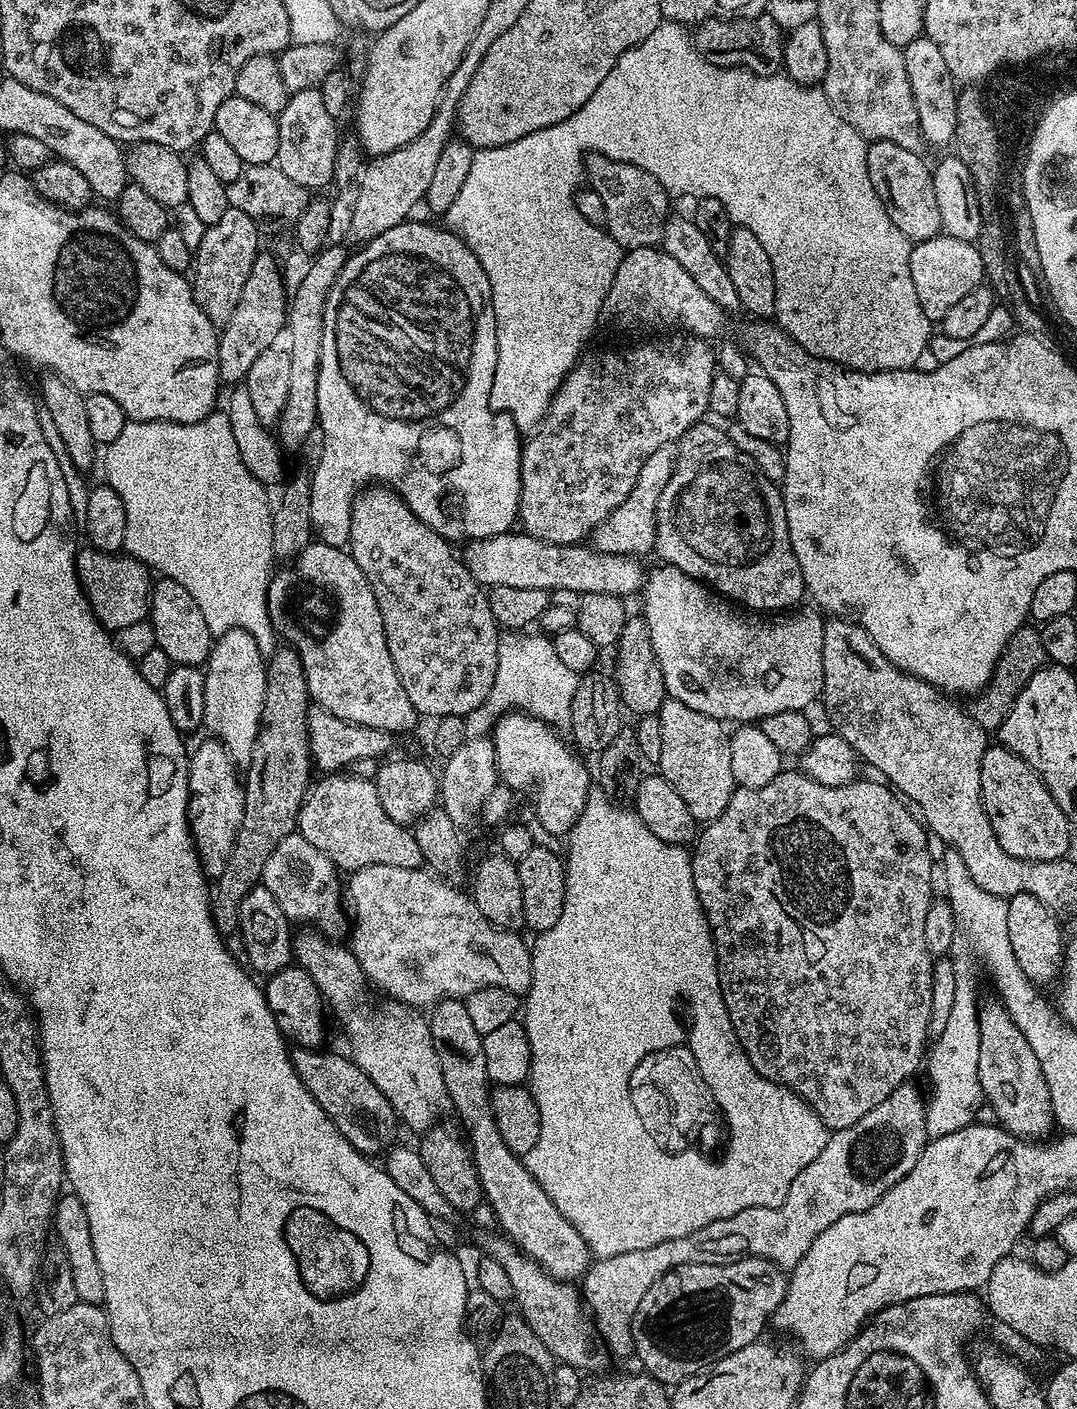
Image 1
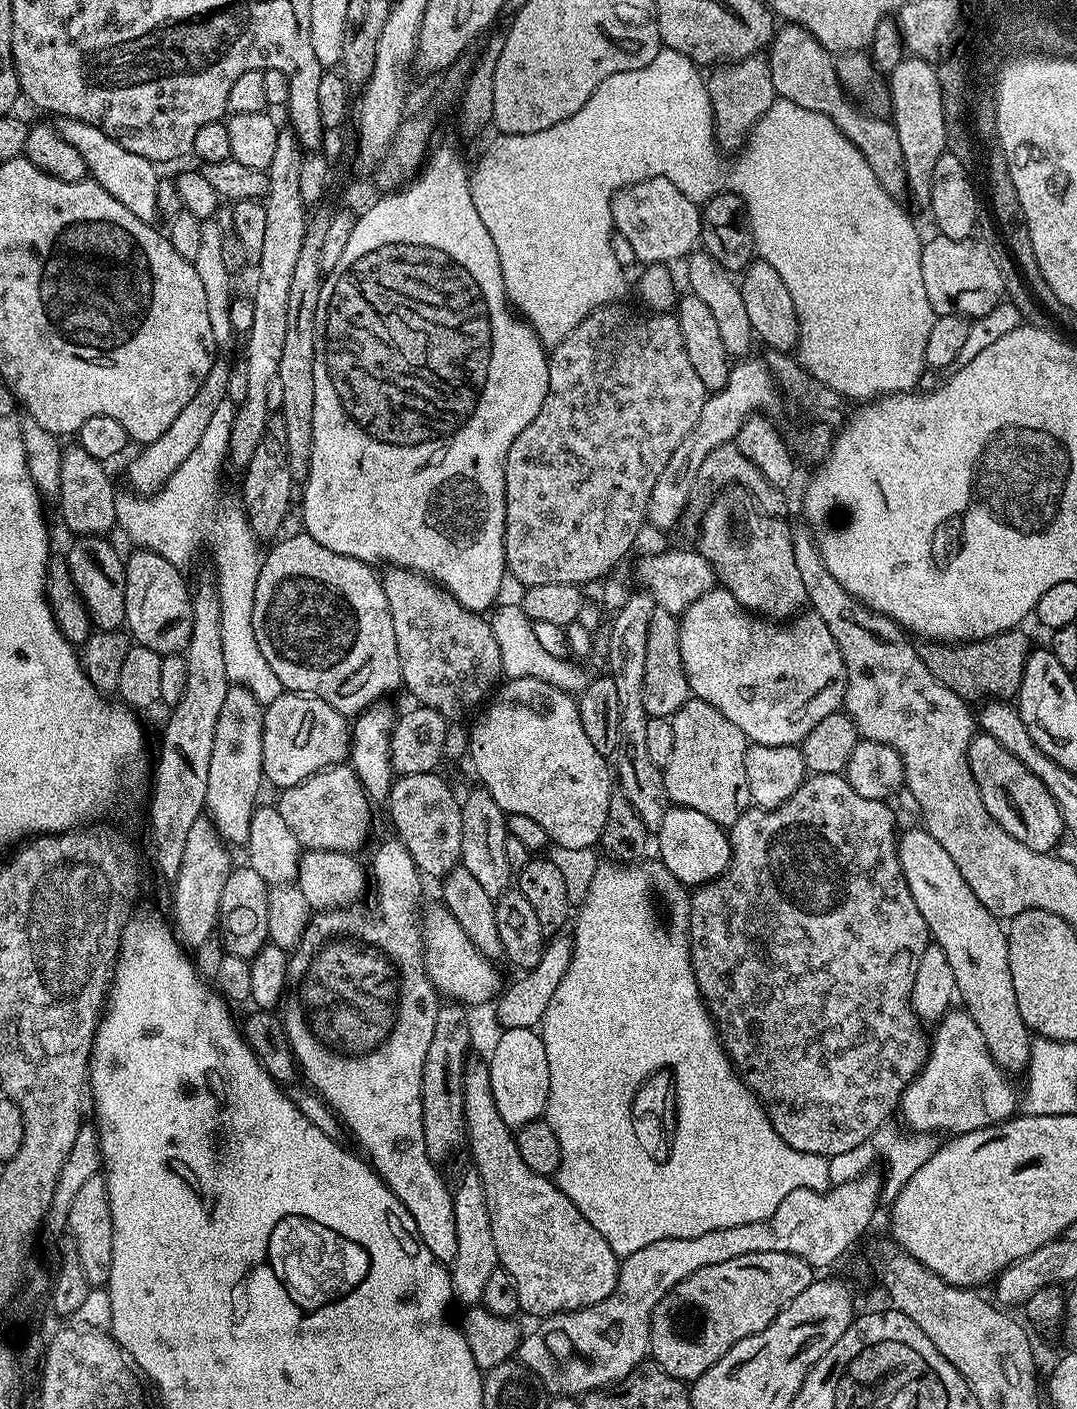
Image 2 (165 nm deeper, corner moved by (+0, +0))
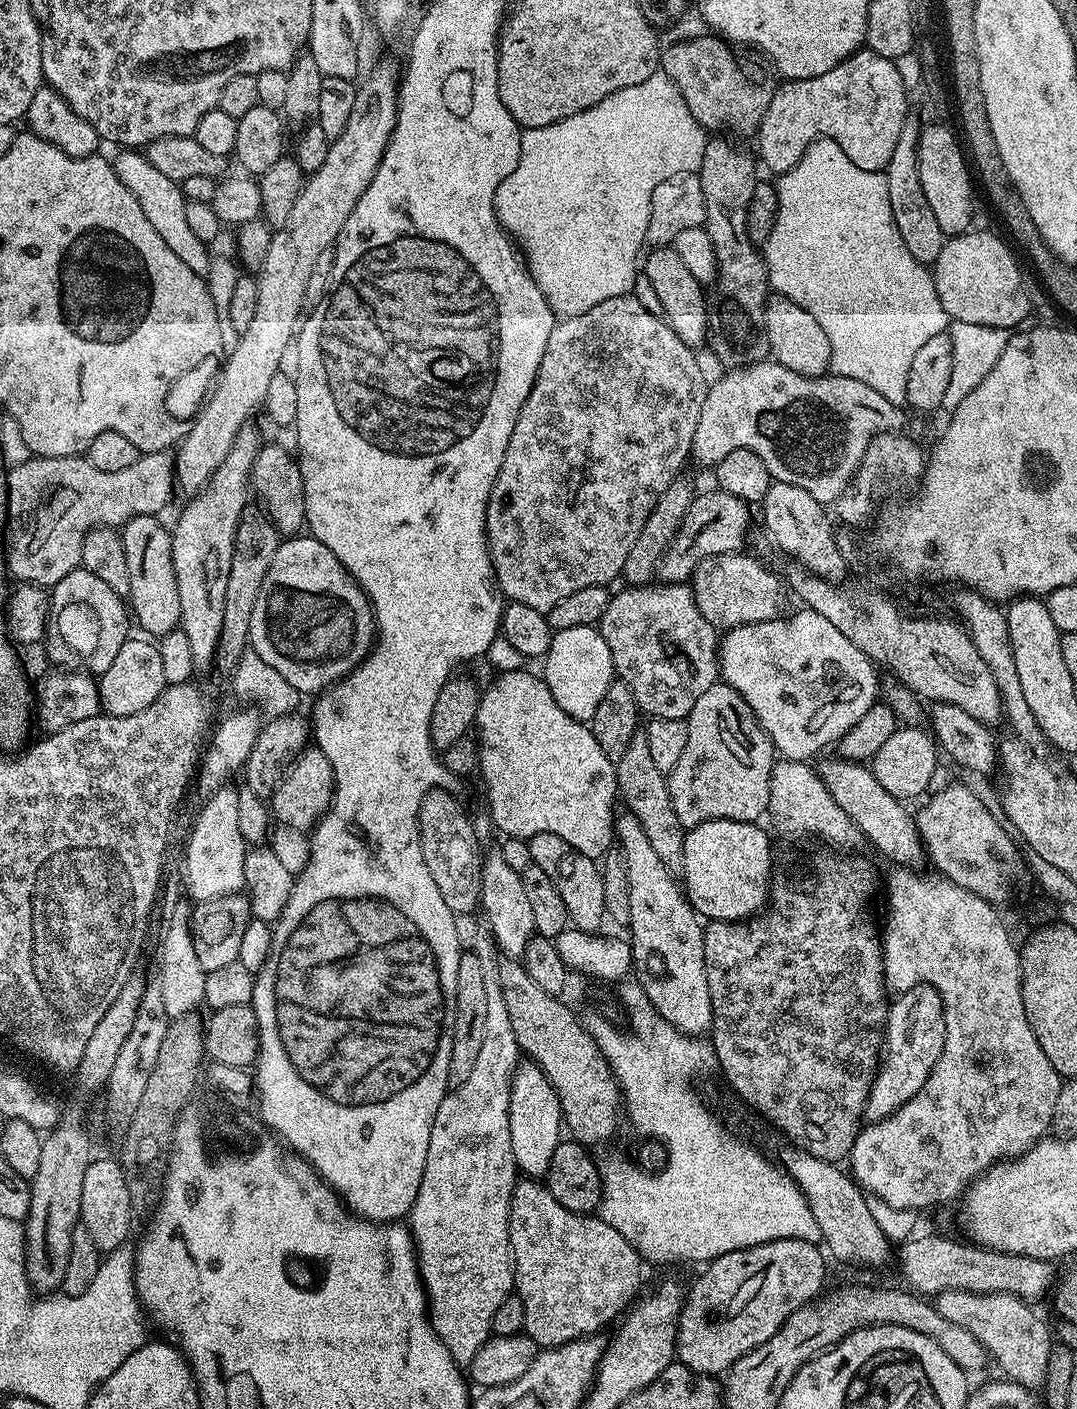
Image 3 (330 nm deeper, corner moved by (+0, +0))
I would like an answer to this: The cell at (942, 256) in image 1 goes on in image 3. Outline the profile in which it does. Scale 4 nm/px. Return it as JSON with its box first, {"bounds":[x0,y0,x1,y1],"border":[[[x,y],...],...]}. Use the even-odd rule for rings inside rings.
{"bounds":[931,231,1032,329],"border":[[[976,231],[961,232],[945,239],[942,254],[938,254],[931,269],[942,310],[958,323],[1019,329],[1032,308],[1032,300],[1024,289],[1020,264],[1008,249],[1009,241],[1003,235]]]}

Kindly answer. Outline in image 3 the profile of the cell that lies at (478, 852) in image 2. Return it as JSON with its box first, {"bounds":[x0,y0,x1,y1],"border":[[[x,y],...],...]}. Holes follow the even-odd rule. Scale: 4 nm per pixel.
{"bounds":[479,850,536,958],"border":[[[498,850],[483,853],[480,866],[479,907],[482,912],[484,908],[484,916],[488,919],[486,928],[491,932],[497,949],[508,958],[523,957],[527,944],[536,931],[534,913],[530,910],[530,902],[526,898],[520,873],[510,870],[510,866],[502,859],[502,854]]]}

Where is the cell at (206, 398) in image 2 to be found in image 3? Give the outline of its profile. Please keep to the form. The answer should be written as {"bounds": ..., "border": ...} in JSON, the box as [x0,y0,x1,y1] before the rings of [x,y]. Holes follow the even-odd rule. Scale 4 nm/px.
{"bounds":[6,451,176,589],"border":[[[171,451],[167,452],[149,452],[141,454],[138,462],[134,462],[126,470],[117,470],[106,474],[106,470],[94,470],[90,462],[83,456],[63,456],[62,458],[50,458],[49,456],[33,456],[31,460],[22,462],[22,466],[14,466],[7,469],[8,473],[8,514],[6,523],[8,523],[8,569],[7,575],[13,581],[22,584],[36,584],[39,588],[51,589],[52,585],[62,582],[66,574],[70,574],[75,568],[81,567],[80,555],[82,554],[82,542],[86,534],[92,528],[101,526],[123,526],[135,516],[156,516],[172,500],[172,490],[176,481],[176,466],[174,456]]]}

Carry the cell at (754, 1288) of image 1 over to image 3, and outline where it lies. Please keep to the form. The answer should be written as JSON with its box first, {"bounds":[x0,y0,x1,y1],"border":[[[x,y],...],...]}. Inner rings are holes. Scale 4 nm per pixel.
{"bounds":[675,1240,825,1376],"border":[[[775,1240],[753,1248],[734,1250],[711,1261],[705,1267],[708,1269],[693,1282],[692,1288],[690,1284],[684,1302],[680,1305],[676,1322],[675,1359],[690,1370],[716,1376],[727,1373],[735,1360],[770,1339],[784,1325],[786,1318],[794,1314],[794,1310],[809,1304],[825,1291],[825,1253],[816,1247],[810,1240]]]}

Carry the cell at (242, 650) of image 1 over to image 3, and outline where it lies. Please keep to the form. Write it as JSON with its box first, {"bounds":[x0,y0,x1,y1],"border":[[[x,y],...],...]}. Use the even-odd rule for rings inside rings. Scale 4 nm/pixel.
{"bounds":[182,786,246,902],"border":[[[232,786],[222,787],[207,797],[203,803],[200,813],[196,816],[196,821],[192,824],[192,833],[188,836],[188,849],[184,852],[184,876],[182,875],[183,887],[186,892],[189,892],[187,895],[196,902],[229,896],[235,892],[240,892],[244,886],[242,862],[246,851],[246,841],[242,829],[238,826],[238,794],[236,788]]]}

